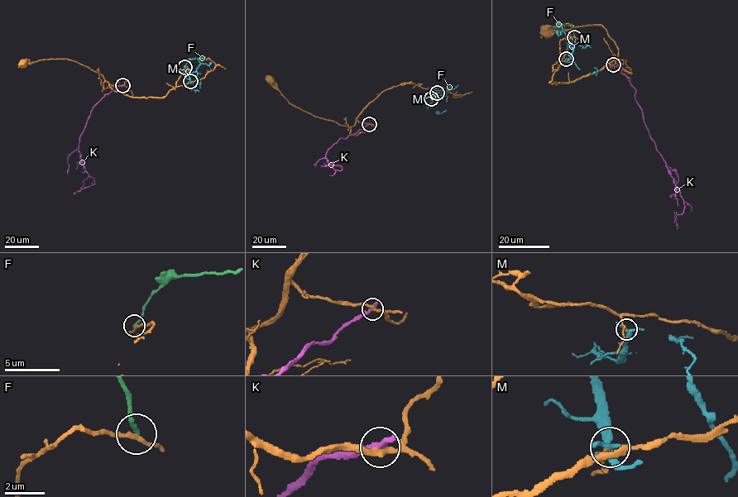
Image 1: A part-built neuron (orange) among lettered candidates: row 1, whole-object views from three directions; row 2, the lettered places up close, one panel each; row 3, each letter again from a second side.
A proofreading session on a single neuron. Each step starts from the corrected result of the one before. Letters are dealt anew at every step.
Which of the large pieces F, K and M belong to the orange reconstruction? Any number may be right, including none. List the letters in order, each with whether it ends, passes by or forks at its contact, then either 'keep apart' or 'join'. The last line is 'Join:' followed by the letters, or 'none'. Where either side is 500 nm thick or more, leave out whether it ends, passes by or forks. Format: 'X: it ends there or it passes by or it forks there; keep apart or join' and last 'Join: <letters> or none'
F: it ends there; keep apart
K: it ends there; keep apart
M: it ends there; keep apart
Join: none

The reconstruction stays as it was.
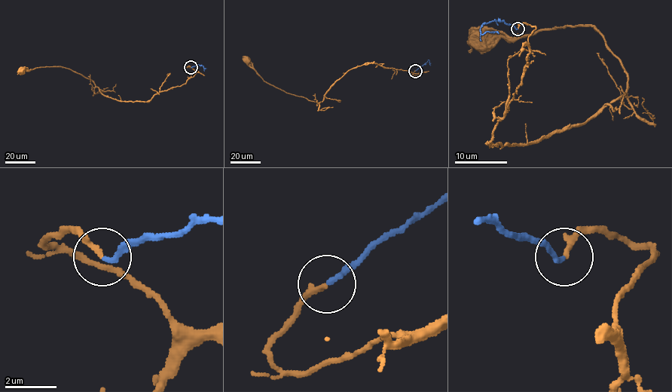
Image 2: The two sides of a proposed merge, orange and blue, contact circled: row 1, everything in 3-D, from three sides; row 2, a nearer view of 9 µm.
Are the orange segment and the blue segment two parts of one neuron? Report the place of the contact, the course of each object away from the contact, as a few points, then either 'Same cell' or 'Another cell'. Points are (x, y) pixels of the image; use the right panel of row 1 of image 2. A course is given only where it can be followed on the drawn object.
Place: (517, 29). Course of orange: (517, 28), (535, 26), (529, 54), (490, 145), (584, 124), (626, 90), (592, 26), (483, 35). Course of blue: (517, 29), (505, 21), (485, 22), (480, 29), (481, 35), (484, 32), (498, 33). Same cell

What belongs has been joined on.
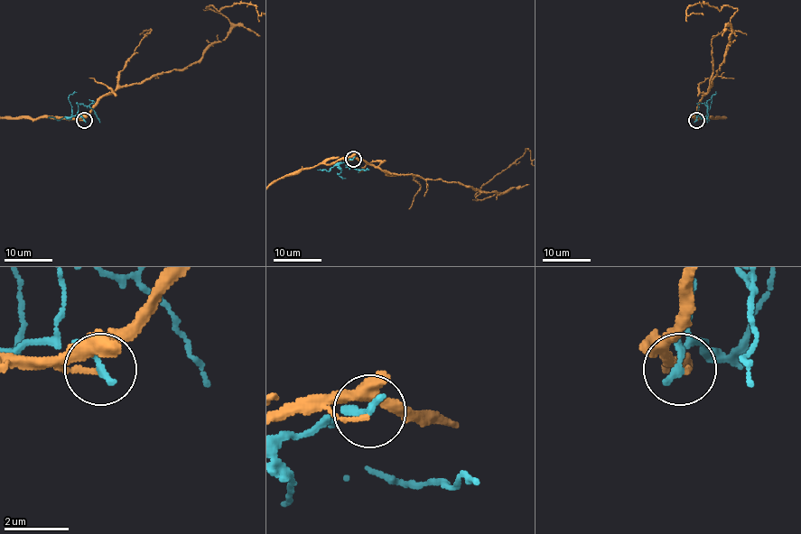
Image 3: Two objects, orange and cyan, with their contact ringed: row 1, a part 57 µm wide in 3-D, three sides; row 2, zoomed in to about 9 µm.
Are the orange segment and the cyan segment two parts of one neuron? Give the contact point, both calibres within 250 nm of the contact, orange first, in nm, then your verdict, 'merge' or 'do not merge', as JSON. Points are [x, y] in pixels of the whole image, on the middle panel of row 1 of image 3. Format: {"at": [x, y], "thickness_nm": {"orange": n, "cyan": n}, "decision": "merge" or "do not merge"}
{"at": [353, 159], "thickness_nm": {"orange": 140, "cyan": 280}, "decision": "do not merge"}

